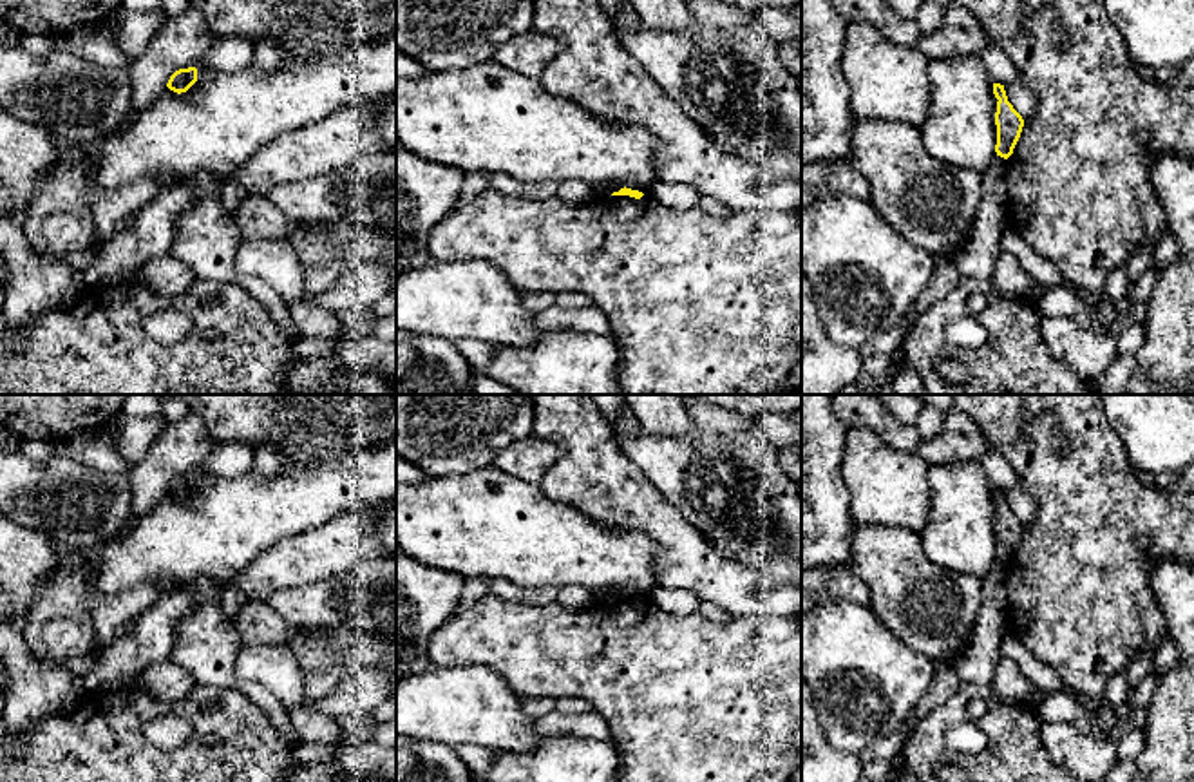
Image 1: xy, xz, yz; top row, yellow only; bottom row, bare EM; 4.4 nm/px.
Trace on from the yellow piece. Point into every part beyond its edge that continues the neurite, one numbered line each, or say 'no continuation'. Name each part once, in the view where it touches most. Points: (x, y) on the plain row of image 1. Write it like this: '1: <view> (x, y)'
no continuation

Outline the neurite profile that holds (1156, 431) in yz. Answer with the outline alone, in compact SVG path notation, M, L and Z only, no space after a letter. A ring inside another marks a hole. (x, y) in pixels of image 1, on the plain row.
M1098 395L1134 471L1176 472L1194 463L1194 395Z

